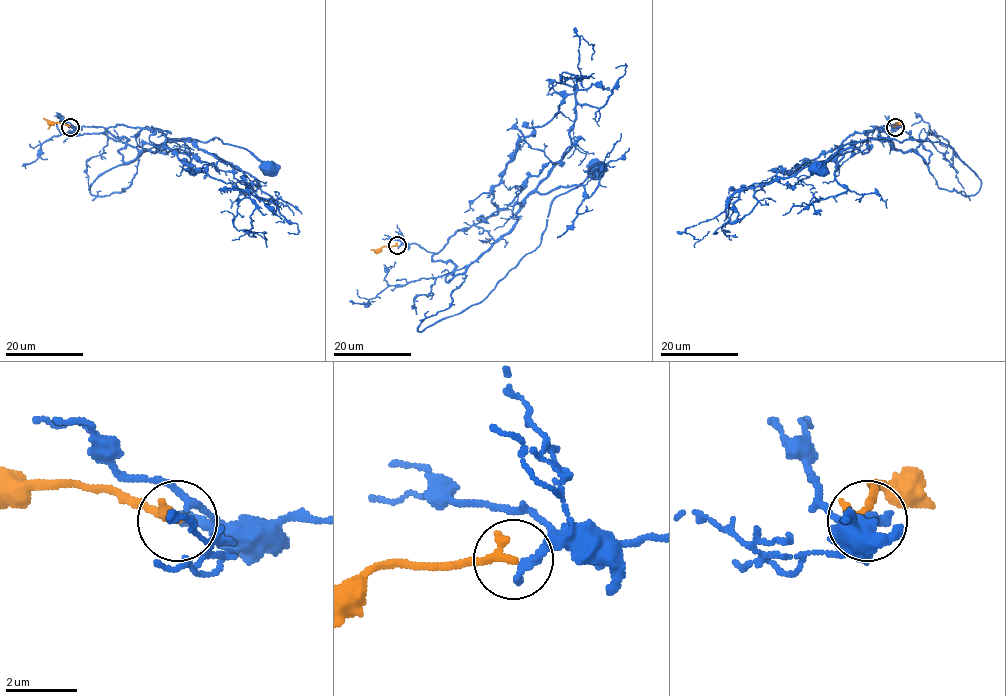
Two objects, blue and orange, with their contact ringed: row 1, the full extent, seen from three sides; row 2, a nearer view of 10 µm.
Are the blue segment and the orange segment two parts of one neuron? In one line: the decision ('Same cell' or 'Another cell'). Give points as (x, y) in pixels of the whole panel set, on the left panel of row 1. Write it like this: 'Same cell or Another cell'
Another cell

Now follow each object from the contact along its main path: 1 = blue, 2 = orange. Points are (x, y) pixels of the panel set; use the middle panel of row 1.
1: (398, 246), (466, 268), (423, 331), (482, 300), (540, 244), (551, 202), (595, 166)
2: (398, 246), (370, 250)

